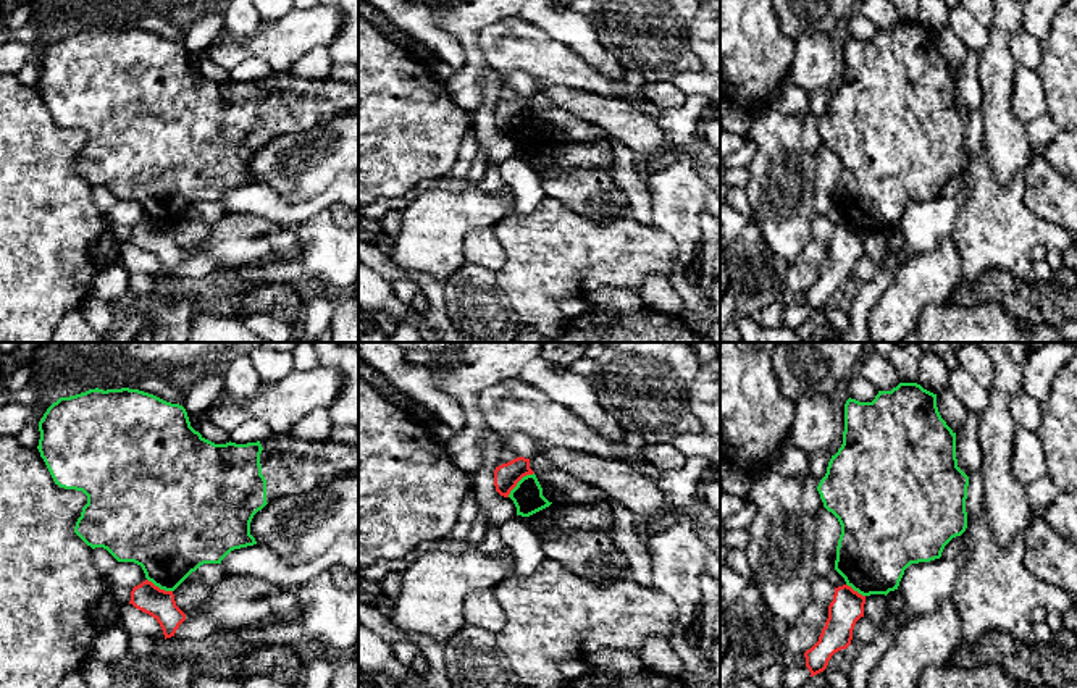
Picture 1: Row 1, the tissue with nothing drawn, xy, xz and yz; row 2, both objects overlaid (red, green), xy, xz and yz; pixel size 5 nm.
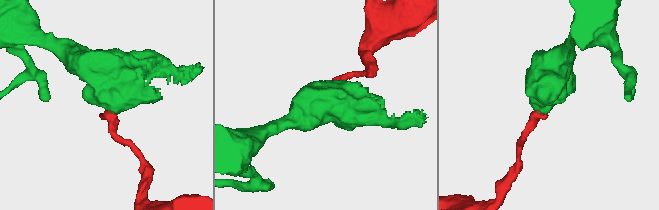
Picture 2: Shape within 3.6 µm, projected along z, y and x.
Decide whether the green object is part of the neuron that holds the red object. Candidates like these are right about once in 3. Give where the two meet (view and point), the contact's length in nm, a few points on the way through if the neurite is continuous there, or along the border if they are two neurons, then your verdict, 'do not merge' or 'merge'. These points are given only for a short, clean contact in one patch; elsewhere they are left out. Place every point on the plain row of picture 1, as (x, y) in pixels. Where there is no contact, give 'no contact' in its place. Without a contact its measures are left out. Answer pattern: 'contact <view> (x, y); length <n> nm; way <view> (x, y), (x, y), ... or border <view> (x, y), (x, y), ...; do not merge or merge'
contact xz (519, 118); length 180 nm; border xz (533, 110), (527, 112), (507, 134); do not merge

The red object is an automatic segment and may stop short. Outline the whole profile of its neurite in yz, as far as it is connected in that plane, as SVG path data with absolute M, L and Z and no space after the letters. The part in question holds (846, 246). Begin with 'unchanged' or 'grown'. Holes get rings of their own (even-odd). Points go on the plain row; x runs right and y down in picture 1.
unchanged; M851 224L835 226L833 239L828 244L828 257L819 279L804 291L811 315L823 310L832 294L851 283L854 263L864 255L864 242L865 234Z

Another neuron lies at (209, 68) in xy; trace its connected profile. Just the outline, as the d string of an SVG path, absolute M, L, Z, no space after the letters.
M203 50L200 52L199 71L215 82L226 82L231 79L229 71L212 61Z

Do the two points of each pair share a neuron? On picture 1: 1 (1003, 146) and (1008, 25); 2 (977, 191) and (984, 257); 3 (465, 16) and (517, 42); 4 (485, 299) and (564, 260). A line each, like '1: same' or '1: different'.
1: same
2: same
3: different
4: different

